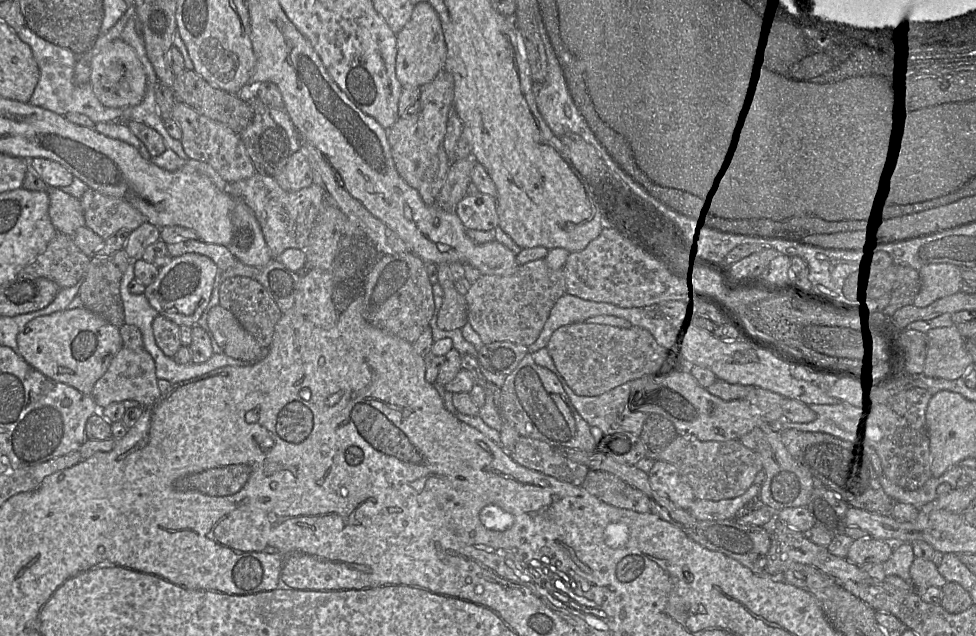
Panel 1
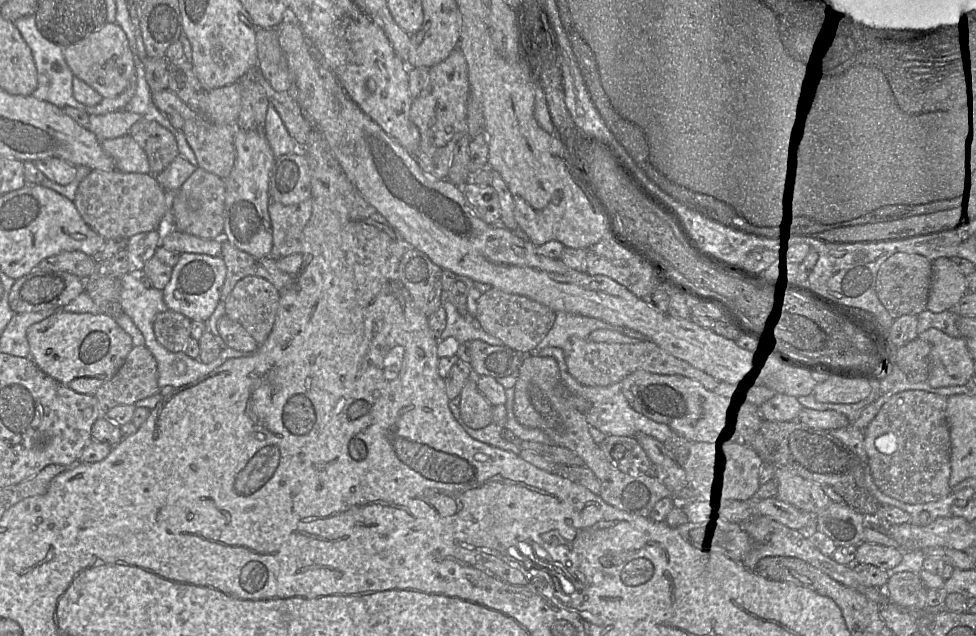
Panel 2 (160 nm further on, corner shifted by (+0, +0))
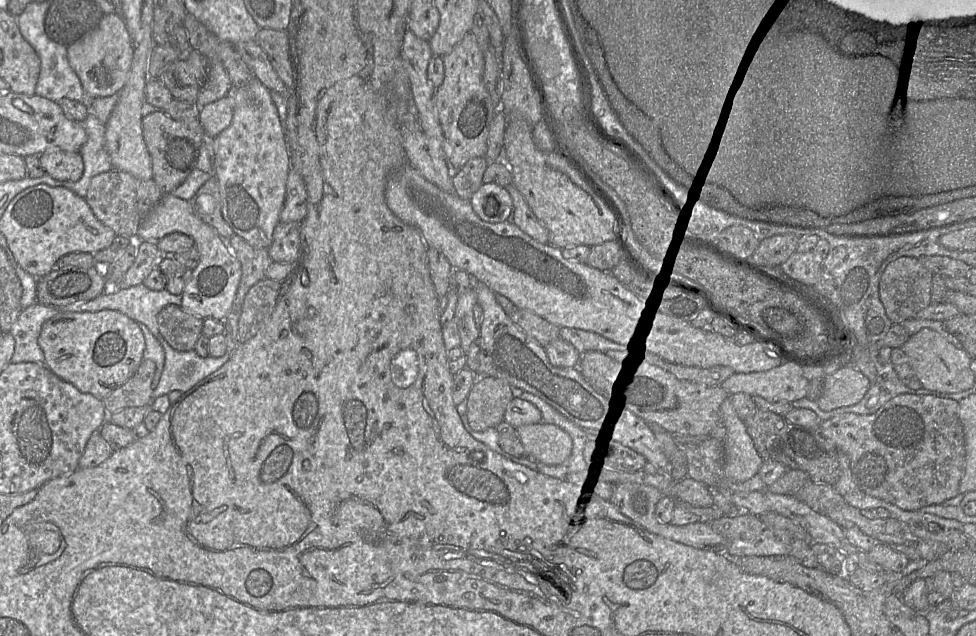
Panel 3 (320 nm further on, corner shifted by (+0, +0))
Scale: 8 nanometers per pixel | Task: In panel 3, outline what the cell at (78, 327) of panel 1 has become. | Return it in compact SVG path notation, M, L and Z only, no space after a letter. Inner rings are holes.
M115 310L58 313L43 324L38 344L52 373L100 400L135 373L145 349L139 324Z

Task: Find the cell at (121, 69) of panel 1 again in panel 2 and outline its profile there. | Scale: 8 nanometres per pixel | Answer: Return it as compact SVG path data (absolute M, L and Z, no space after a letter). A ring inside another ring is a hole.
M106 22L99 30L63 50L65 61L74 76L96 90L103 98L120 95L134 73L133 52L125 32L116 22Z

